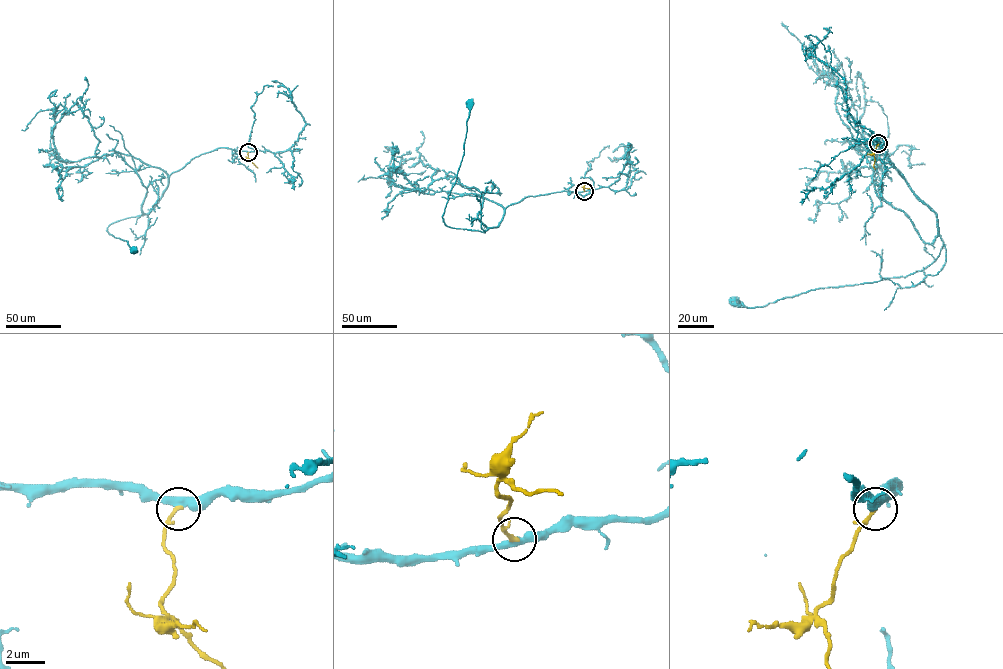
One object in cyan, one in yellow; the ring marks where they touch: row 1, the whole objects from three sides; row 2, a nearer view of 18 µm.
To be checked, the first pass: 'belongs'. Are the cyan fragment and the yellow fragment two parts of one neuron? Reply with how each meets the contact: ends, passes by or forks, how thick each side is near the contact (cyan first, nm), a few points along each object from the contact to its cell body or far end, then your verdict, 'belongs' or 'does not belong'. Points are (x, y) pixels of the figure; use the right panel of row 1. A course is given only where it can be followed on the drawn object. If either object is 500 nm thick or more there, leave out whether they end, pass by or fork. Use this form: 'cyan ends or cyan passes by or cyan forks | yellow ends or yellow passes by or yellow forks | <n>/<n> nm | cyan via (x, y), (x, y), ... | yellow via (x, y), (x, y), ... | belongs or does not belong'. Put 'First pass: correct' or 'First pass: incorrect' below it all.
cyan passes by | yellow passes by | 400/150 nm | cyan via (878, 143), (880, 136), (934, 213), (945, 245), (935, 259), (905, 276), (759, 307), (732, 302) | yellow via (878, 143), (873, 153), (875, 169) | belongs
First pass: correct

